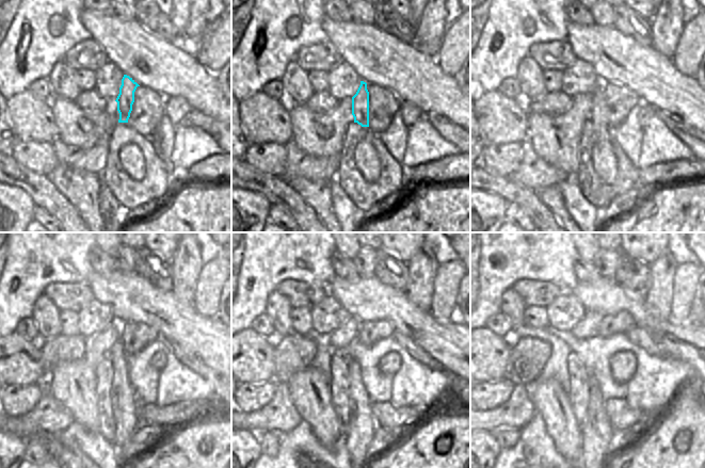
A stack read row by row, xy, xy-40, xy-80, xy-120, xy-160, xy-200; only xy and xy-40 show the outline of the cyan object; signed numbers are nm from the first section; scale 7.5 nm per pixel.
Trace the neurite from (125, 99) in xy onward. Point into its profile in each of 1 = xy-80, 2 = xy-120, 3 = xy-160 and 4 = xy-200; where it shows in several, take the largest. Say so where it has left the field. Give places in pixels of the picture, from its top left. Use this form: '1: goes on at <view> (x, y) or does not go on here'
1: goes on at xy-80 (598, 110)
2: goes on at xy-120 (122, 392)
3: goes on at xy-160 (362, 425)
4: goes on at xy-200 (597, 432)

